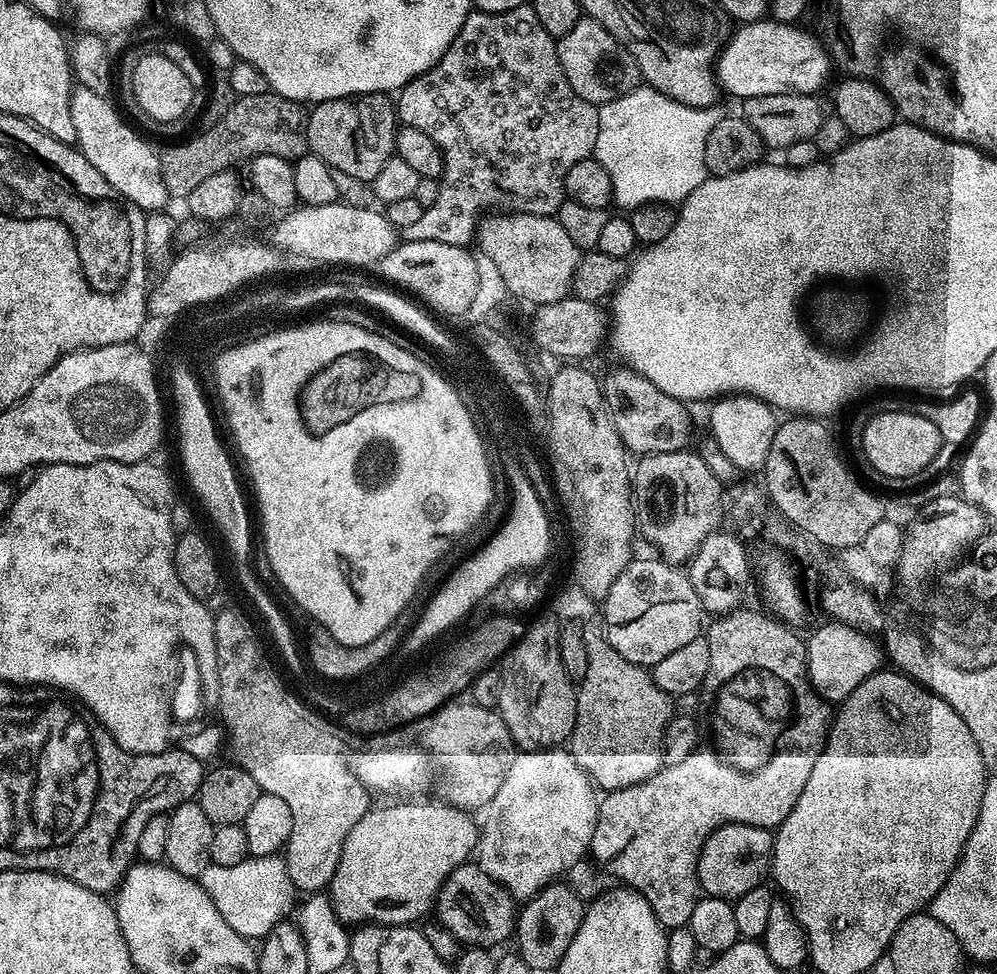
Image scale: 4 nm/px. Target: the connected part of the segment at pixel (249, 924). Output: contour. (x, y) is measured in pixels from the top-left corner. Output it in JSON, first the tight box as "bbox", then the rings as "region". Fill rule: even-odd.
{"bbox":[199,855,298,942],"region":[[[283,855],[275,856],[249,856],[247,860],[238,862],[238,866],[218,866],[212,864],[199,876],[200,885],[210,894],[214,906],[218,906],[218,914],[230,922],[230,930],[234,930],[238,935],[256,942],[268,935],[270,930],[274,930],[276,924],[285,919],[284,916],[292,908],[292,903],[298,897],[298,890],[290,882],[288,865],[284,863]]]}

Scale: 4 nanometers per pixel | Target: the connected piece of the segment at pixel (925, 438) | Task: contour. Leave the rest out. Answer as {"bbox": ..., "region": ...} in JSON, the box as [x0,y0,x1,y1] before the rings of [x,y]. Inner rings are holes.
{"bbox":[862,411,941,478],"region":[[[906,411],[880,413],[876,417],[864,420],[865,430],[862,434],[864,454],[875,470],[893,478],[906,478],[919,472],[927,473],[932,467],[934,456],[941,446],[938,426],[930,418]]]}

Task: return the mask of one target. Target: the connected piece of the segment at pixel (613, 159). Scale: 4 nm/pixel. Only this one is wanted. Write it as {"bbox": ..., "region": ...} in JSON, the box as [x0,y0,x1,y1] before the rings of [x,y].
{"bbox":[594,86,721,210],"region":[[[647,86],[634,89],[614,102],[606,102],[598,108],[598,142],[594,159],[606,166],[612,183],[612,199],[620,210],[631,210],[643,204],[679,205],[691,192],[698,190],[709,177],[706,170],[706,137],[718,126],[721,109],[691,108],[682,102],[674,102],[666,94]]]}

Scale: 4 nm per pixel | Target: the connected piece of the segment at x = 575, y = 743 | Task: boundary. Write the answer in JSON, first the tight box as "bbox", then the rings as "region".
{"bbox":[570,614,674,789],"region":[[[595,614],[583,621],[583,625],[586,674],[578,684],[576,725],[570,737],[570,751],[597,789],[634,786],[653,776],[664,764],[662,745],[664,731],[674,715],[673,701],[654,682],[645,665],[622,658],[610,646],[604,633],[603,615]]]}

